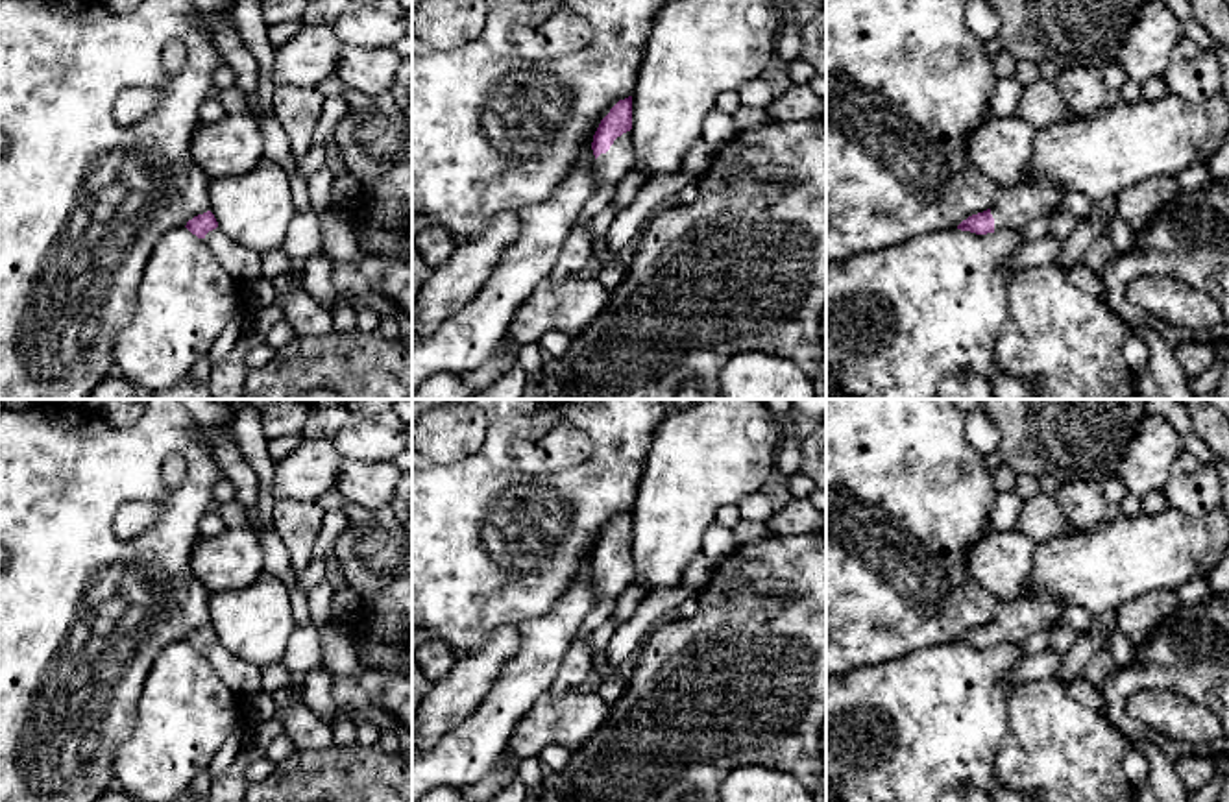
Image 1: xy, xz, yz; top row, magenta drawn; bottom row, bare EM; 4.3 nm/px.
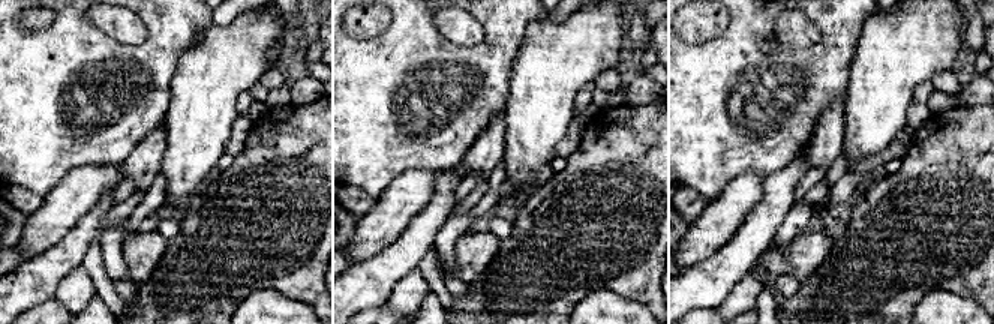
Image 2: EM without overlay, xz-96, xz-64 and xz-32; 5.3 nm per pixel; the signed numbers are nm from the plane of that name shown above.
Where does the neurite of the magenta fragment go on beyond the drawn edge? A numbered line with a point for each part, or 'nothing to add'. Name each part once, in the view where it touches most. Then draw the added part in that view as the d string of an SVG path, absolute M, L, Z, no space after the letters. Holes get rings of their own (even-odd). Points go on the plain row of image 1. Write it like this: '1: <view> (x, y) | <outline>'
1: xz (610, 581) | M627 545L614 554L606 567L595 573L595 601L617 601L621 593L636 578L636 569L632 562L632 547Z

